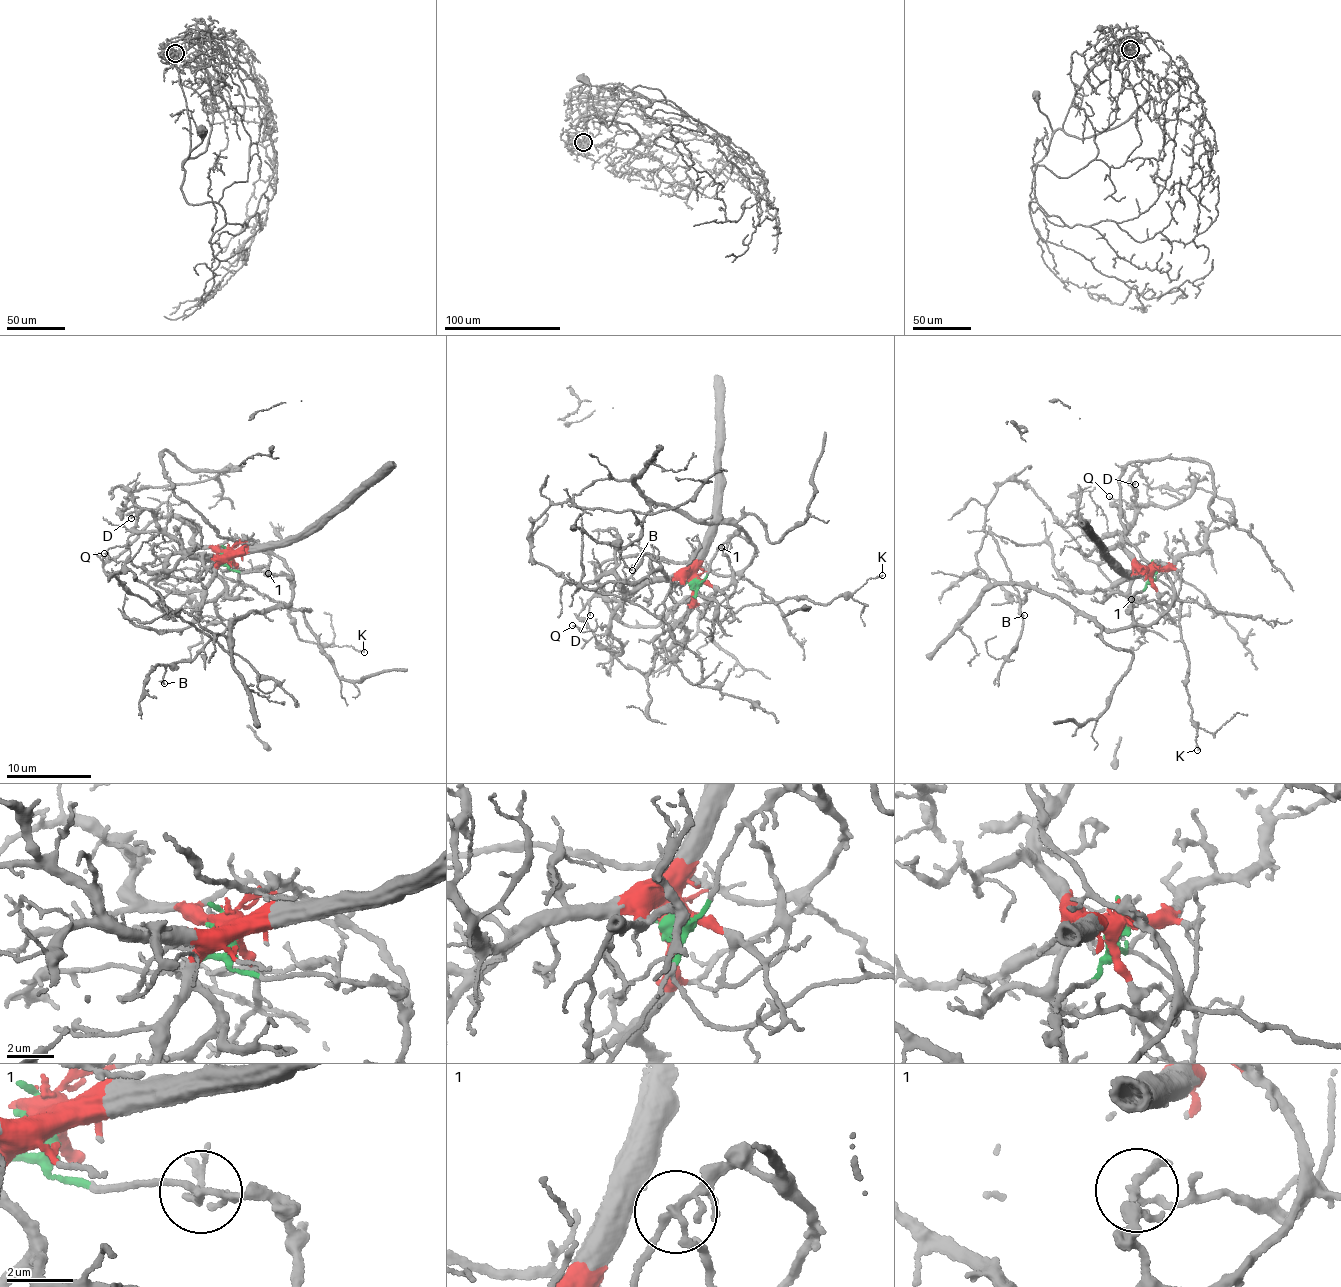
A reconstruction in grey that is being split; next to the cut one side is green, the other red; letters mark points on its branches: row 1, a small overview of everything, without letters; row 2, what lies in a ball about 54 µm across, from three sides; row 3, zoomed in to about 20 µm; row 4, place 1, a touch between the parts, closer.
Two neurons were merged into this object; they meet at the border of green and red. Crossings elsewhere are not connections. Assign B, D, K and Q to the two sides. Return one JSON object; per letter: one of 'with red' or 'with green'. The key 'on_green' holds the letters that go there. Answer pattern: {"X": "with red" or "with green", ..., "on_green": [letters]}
{"B": "with green", "D": "with red", "K": "with green", "Q": "with red", "on_green": ["B", "K"]}

